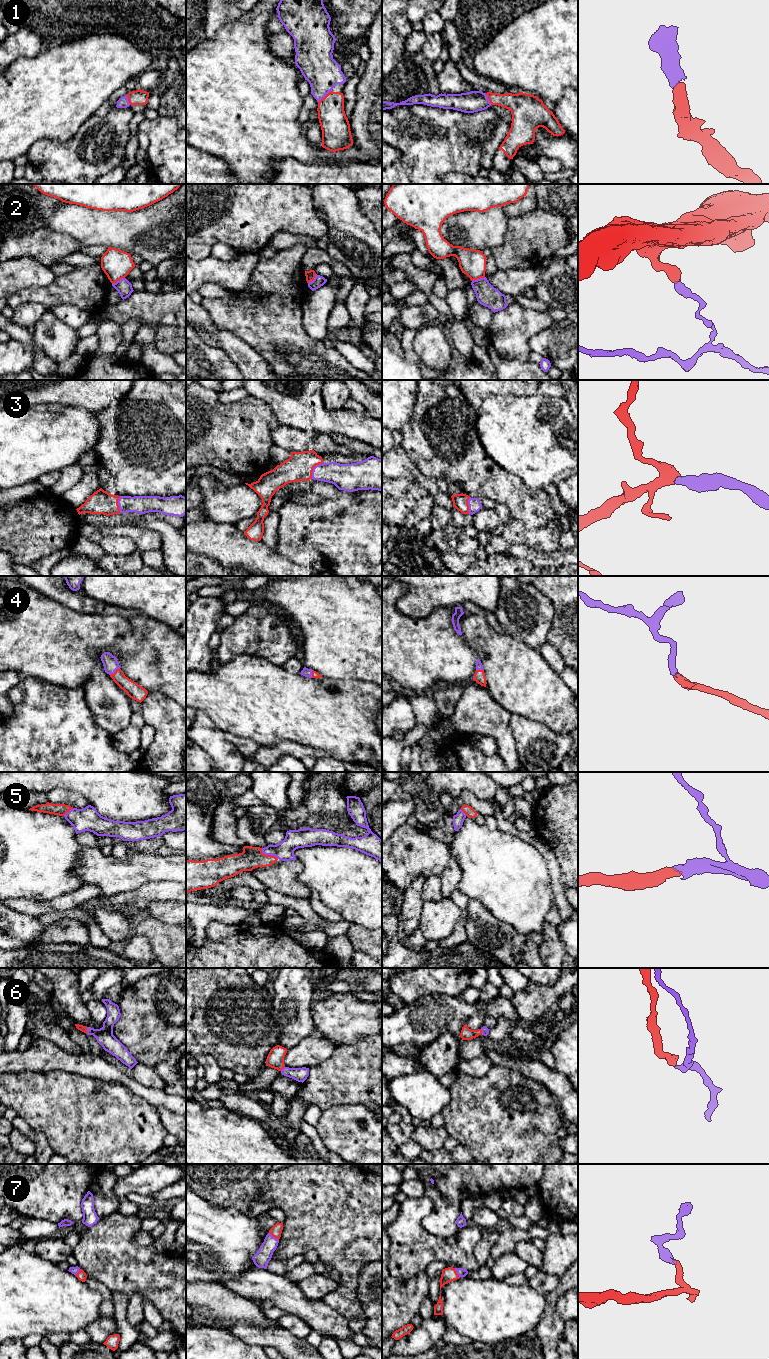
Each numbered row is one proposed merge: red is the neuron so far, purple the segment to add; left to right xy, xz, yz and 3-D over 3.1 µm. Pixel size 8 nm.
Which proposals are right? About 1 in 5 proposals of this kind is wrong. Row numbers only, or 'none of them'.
1, 3, 4, 5, 6, 7

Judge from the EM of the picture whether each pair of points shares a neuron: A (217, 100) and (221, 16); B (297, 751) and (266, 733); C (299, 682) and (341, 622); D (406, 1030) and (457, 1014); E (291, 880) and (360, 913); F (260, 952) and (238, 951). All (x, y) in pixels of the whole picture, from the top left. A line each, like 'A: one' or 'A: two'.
A: two
B: two
C: two
D: one
E: two
F: one

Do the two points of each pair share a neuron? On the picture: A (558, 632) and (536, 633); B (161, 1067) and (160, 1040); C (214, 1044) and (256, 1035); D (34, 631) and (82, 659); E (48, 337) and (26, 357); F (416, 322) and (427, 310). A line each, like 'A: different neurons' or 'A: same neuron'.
A: different neurons
B: different neurons
C: same neuron
D: same neuron
E: same neuron
F: same neuron

